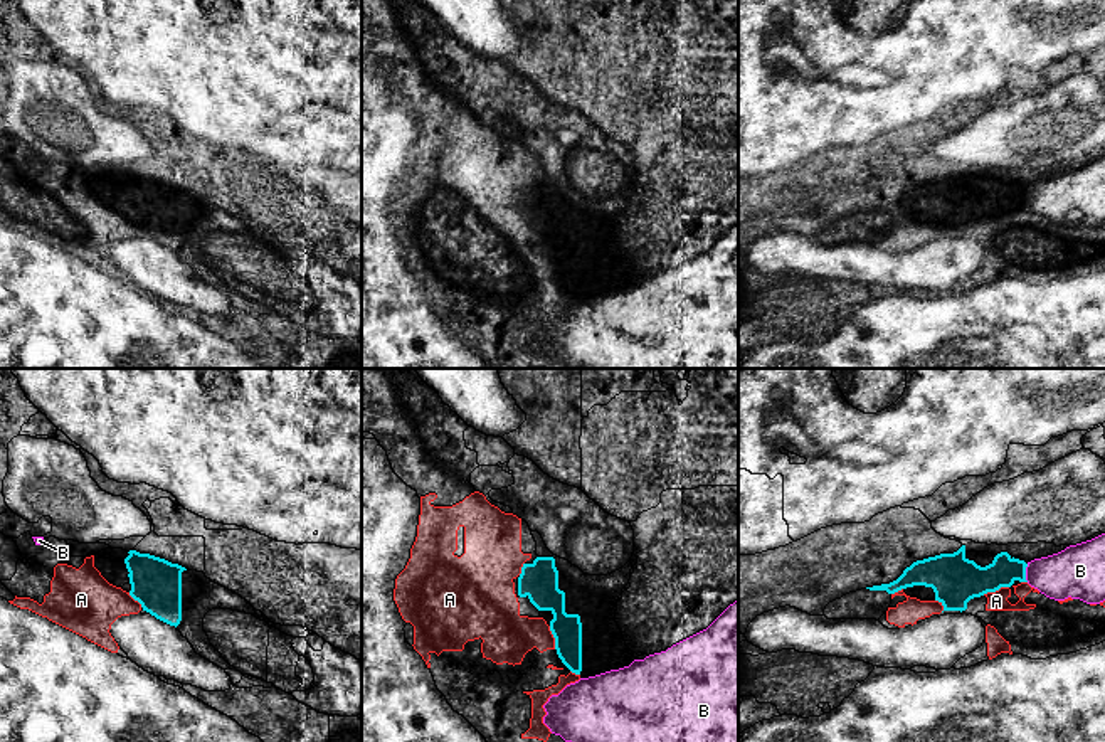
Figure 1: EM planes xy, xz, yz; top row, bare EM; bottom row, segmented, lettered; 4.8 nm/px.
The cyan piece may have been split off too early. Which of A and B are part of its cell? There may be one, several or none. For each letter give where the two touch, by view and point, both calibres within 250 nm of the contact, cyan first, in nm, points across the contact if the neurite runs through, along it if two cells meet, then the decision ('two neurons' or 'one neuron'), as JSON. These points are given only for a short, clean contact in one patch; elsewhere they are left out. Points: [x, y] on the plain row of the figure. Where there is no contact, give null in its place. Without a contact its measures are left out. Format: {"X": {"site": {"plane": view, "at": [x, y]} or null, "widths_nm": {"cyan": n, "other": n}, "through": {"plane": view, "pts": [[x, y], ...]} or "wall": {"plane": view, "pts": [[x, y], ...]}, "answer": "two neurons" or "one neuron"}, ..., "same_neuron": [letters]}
{"A": {"site": {"plane": "yz", "at": [994, 214]}, "widths_nm": {"cyan": 220, "other": 100}, "answer": "two neurons"}, "B": {"site": {"plane": "yz", "at": [1025, 196]}, "widths_nm": {"cyan": 160, "other": 240}, "wall": {"plane": "yz", "pts": [[1028, 187], [1026, 204]]}, "answer": "two neurons"}, "same_neuron": []}

